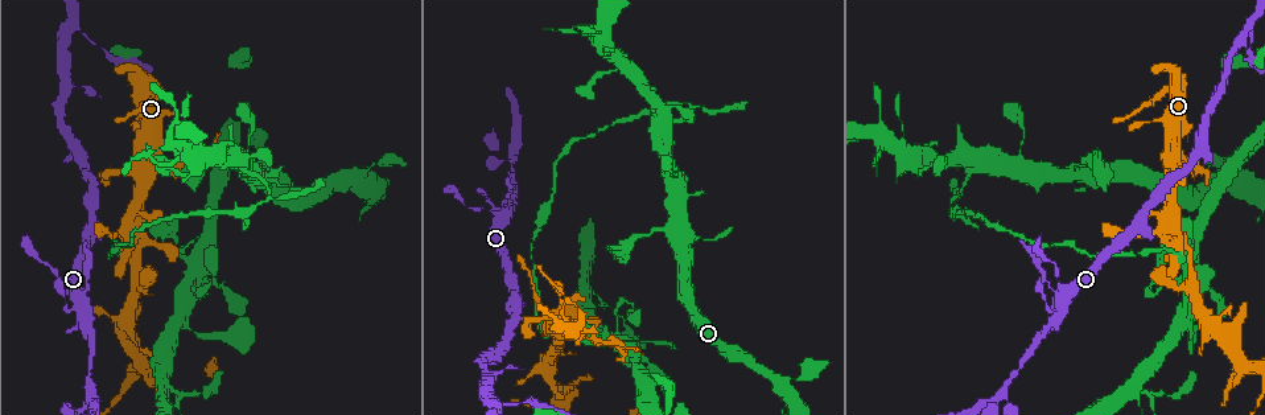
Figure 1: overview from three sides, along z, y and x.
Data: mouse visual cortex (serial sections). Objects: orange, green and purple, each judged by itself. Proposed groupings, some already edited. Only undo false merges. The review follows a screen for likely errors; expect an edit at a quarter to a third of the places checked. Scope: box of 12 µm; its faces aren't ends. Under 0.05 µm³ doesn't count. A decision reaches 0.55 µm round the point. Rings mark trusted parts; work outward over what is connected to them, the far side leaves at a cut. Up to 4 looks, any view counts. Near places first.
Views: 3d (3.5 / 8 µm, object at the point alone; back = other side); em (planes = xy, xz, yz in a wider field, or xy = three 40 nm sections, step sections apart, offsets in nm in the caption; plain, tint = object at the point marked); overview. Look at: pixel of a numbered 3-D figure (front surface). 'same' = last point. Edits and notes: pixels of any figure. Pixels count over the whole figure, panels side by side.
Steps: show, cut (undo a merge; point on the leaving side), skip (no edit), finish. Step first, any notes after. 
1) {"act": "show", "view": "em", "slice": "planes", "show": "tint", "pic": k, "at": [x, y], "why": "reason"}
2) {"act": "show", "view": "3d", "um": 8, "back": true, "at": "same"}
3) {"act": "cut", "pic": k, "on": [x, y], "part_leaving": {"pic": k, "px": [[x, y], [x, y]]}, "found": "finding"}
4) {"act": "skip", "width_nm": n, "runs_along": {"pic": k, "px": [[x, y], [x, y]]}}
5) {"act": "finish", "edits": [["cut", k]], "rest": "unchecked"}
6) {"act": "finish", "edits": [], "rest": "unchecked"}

{"act": "show", "view": "3d", "um": 3.5, "pic": 1, "at": [1174, 147], "why": "thin arm on a thick one"}

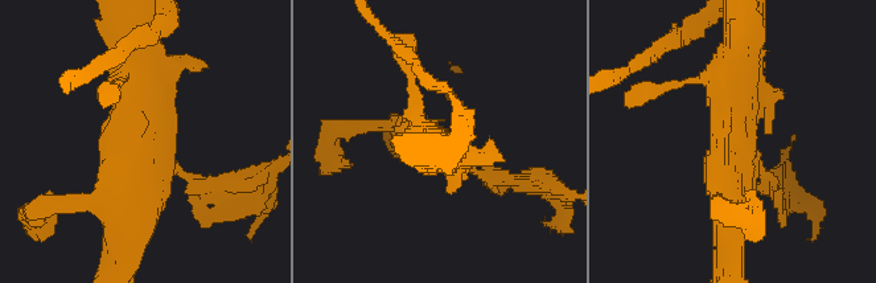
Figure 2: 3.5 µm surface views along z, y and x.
{"act": "show", "view": "em", "slice": "xy", "step": 3, "show": "tint", "pic": 2, "at": [736, 149], "arms": 3, "arm_widths_nm": [150, 350, 450], "why": "need the tissue"}

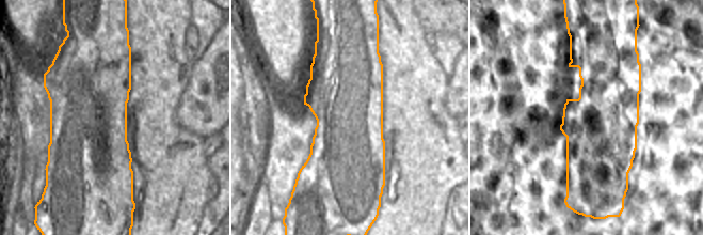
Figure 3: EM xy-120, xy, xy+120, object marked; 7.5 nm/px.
{"act": "cut", "pic": 2, "on": [209, 200], "part_leaving": {"pic": 2, "px": [[179, 168], [194, 185], [247, 181], [263, 209]]}, "found": "two cells meet here"}

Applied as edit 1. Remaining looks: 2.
{"act": "show", "view": "3d", "um": 8, "pic": 1, "at": [1173, 226]}

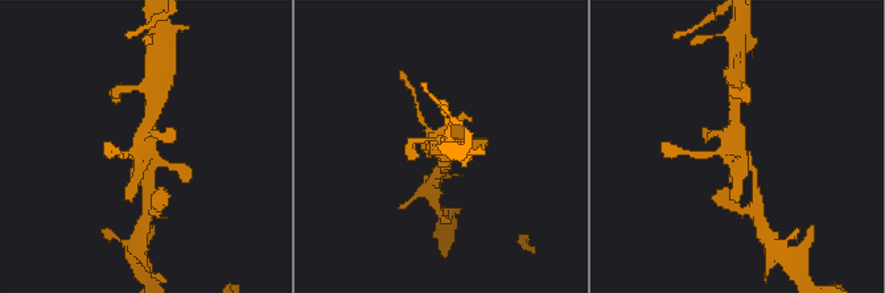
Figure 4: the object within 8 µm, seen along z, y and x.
{"act": "show", "view": "3d", "um": 3.5, "pic": 4, "at": [738, 146], "why": "closer look"}

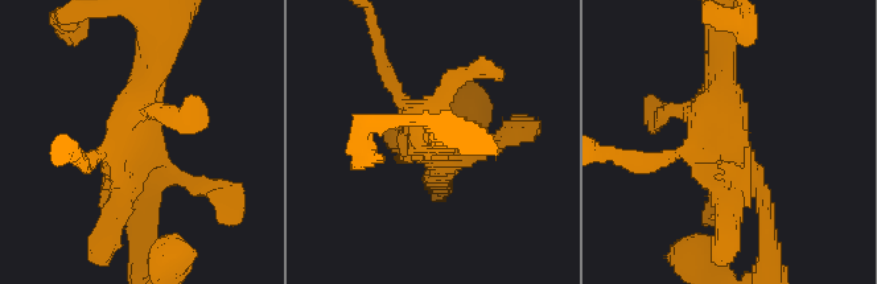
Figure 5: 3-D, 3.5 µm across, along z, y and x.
{"act": "skip", "runs_along": {"pic": 5, "px": [[719, 37], [725, 135], [764, 200]]}, "found": "continuous, no second cell"}

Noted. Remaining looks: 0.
{"act": "finish", "edits": [["cut", 2]], "rest": "unchecked"}

